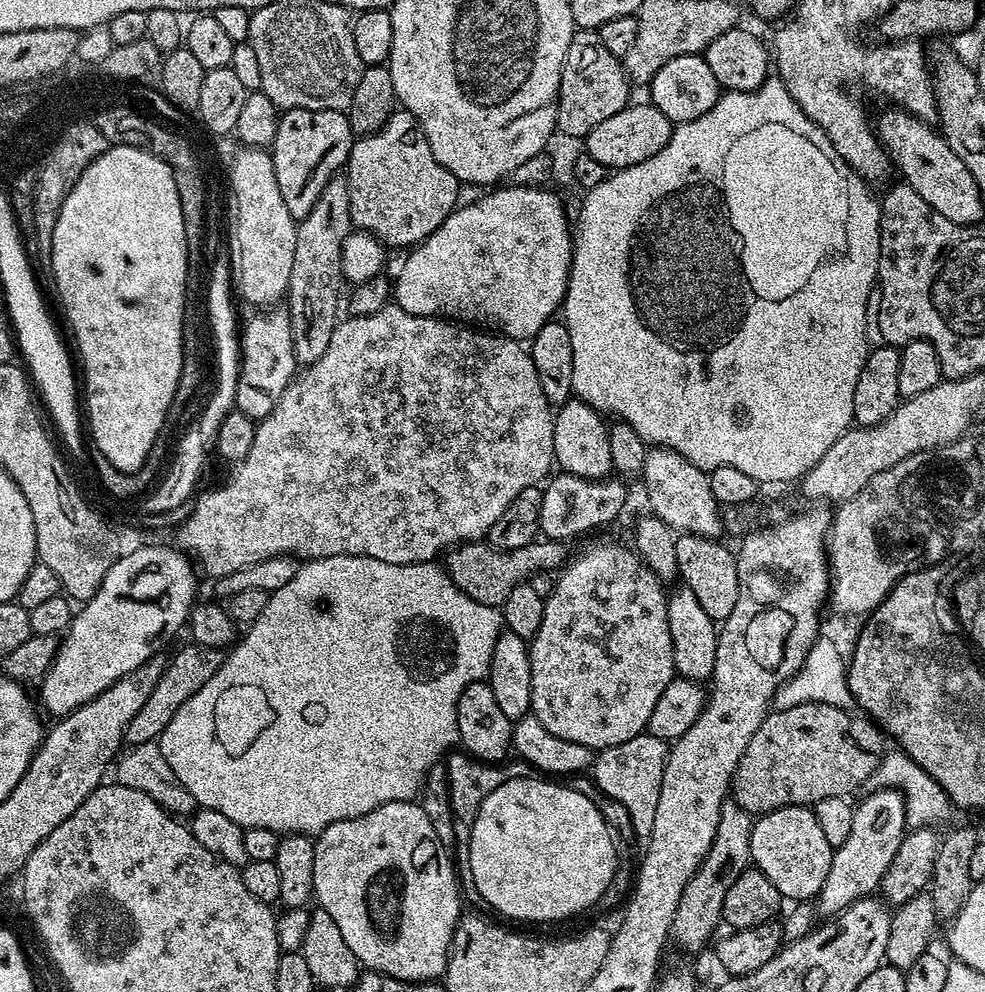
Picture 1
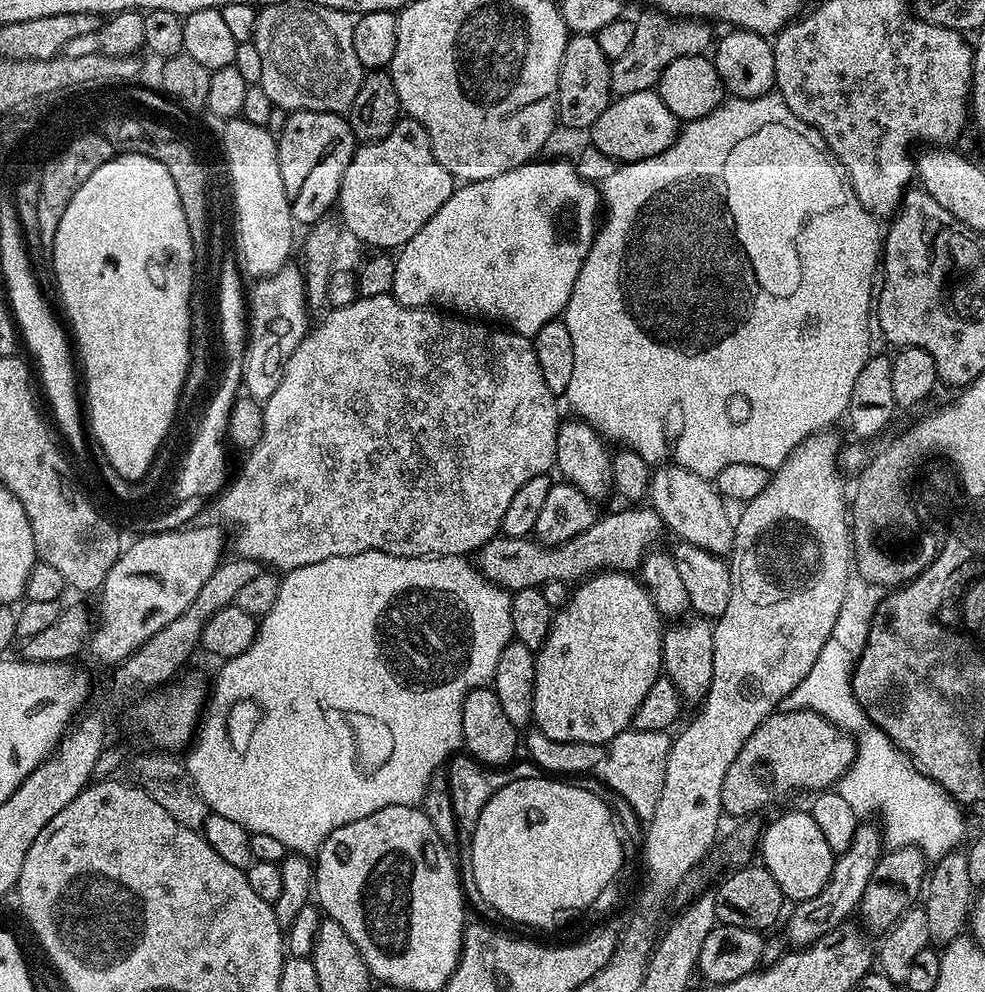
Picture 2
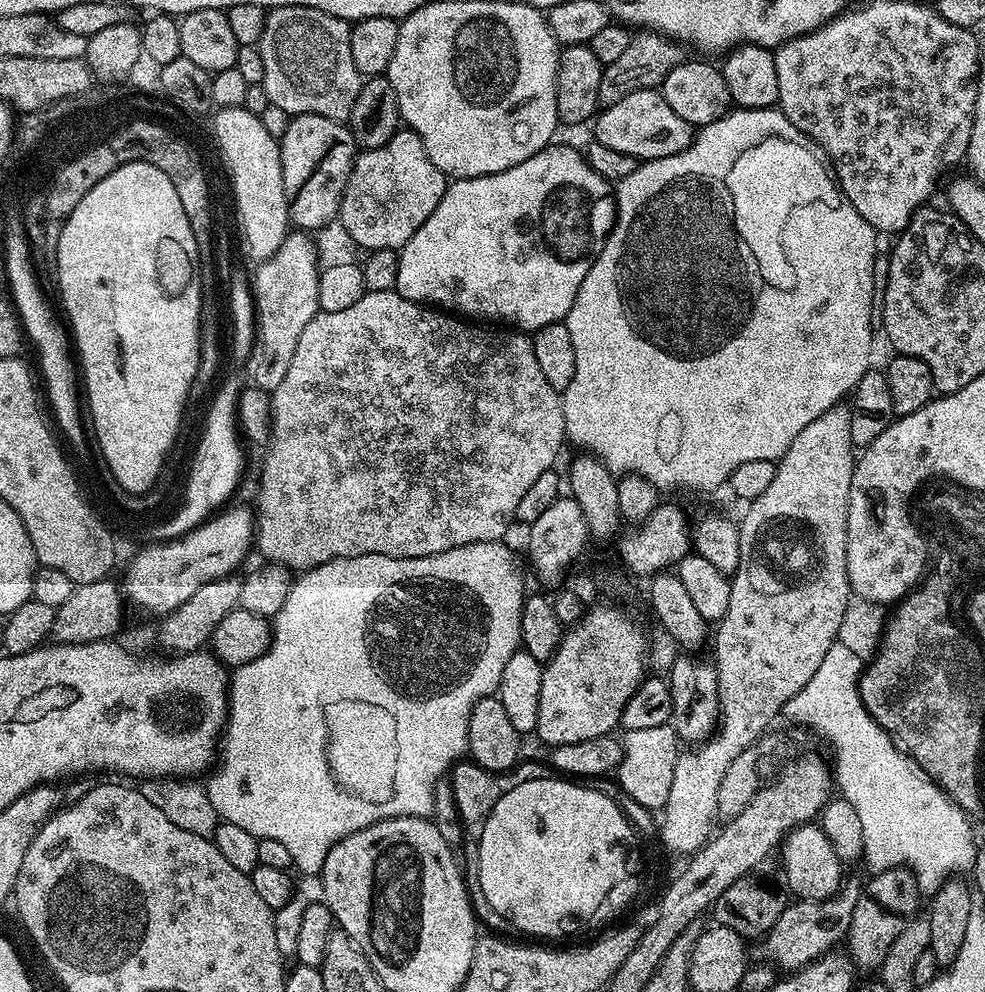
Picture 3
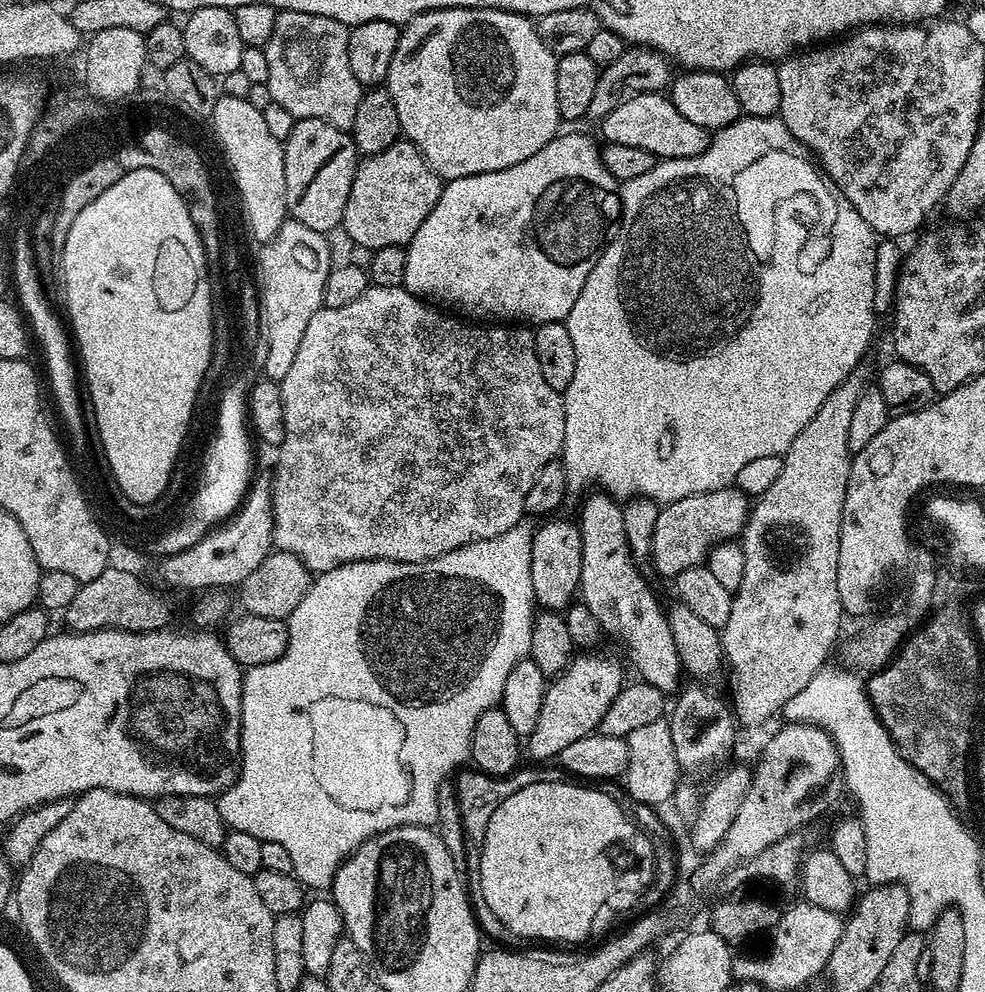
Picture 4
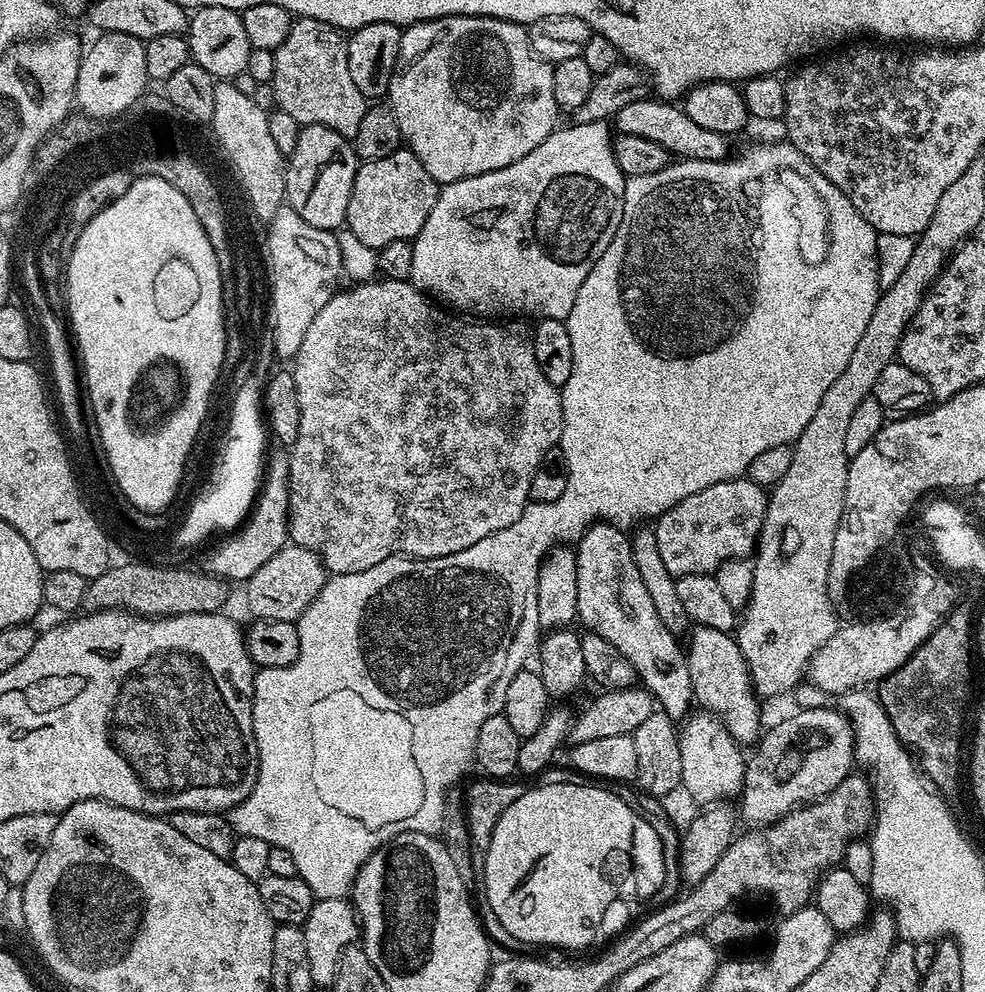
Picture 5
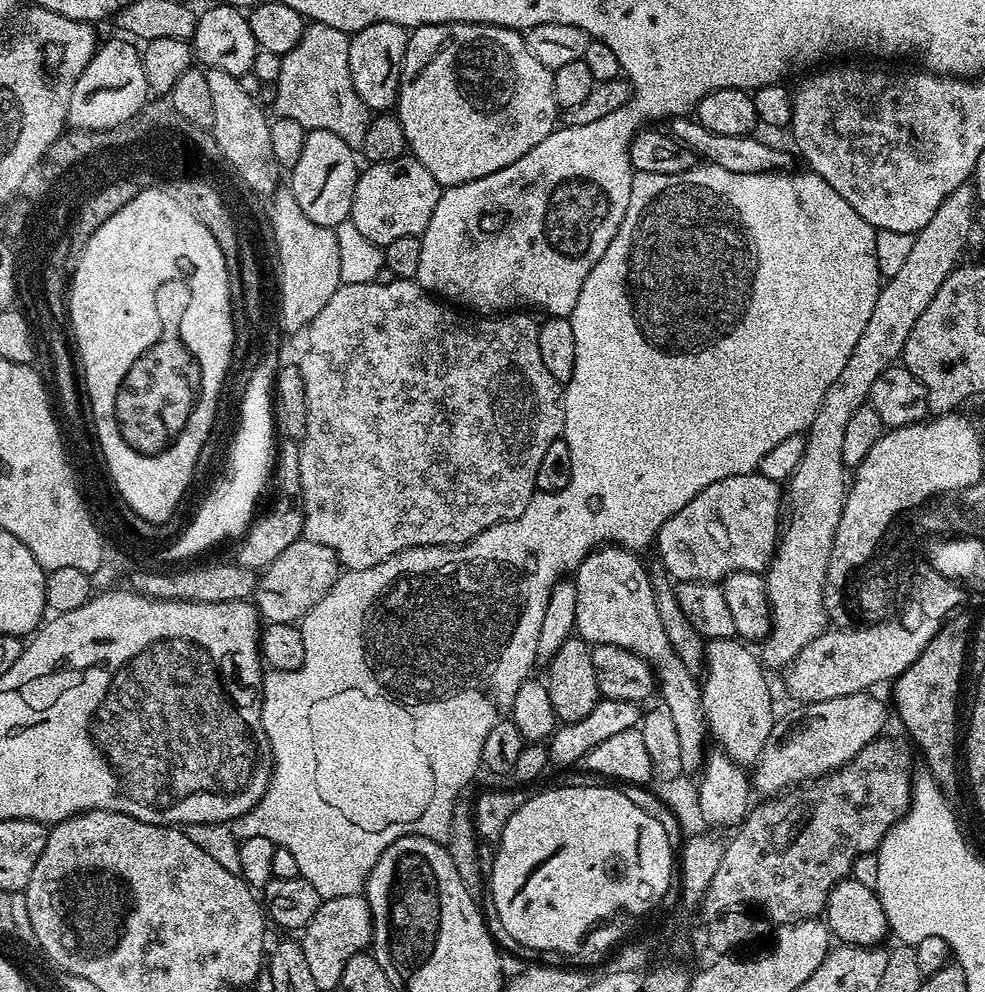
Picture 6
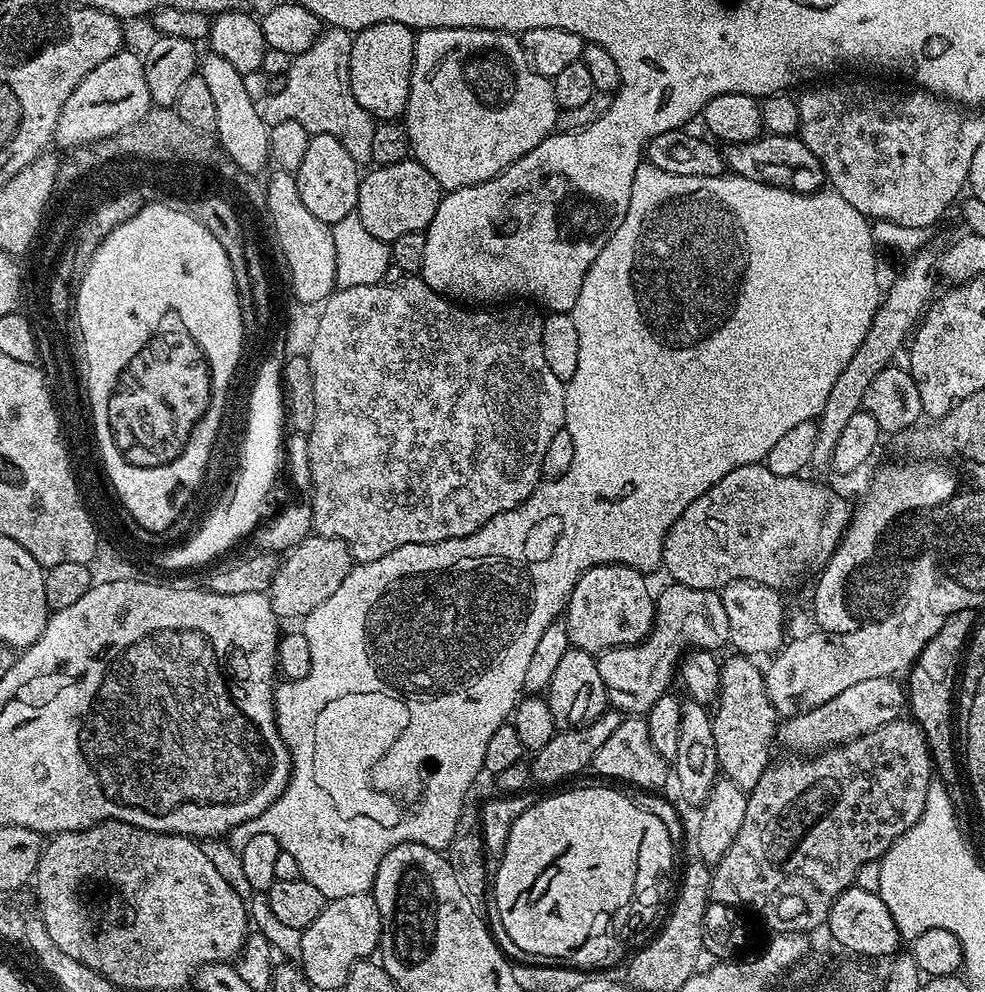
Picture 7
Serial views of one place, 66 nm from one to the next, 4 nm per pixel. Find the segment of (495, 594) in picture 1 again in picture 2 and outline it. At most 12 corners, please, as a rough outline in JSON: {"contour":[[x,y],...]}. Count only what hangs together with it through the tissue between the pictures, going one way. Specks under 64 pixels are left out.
{"contour":[[624,506],[548,547],[497,535],[478,553],[509,593],[635,573],[664,521]]}

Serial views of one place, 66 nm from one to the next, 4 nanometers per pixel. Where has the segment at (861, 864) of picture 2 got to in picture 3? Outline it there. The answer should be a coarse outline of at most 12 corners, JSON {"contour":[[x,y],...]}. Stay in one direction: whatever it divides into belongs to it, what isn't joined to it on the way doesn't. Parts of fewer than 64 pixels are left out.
{"contour":[[861,881],[796,900],[768,931],[767,959],[799,970],[848,935]]}

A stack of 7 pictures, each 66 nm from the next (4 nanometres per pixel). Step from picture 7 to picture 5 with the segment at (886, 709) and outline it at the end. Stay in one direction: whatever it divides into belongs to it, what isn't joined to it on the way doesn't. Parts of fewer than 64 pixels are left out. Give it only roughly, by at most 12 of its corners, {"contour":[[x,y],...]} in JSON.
{"contour":[[839,707],[800,708],[744,765],[738,816],[772,824],[854,768]]}

